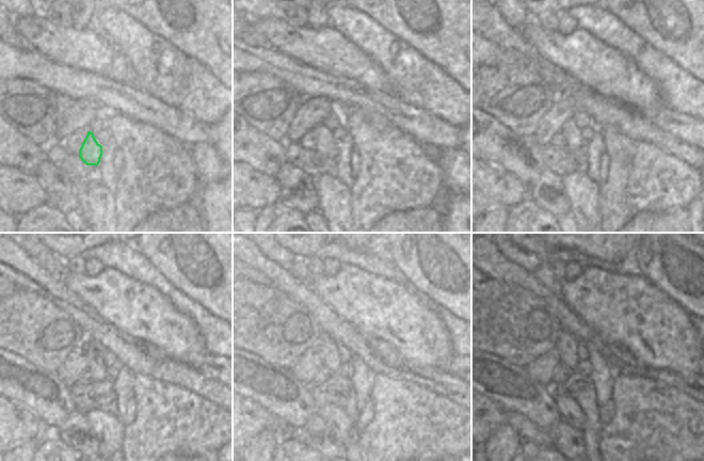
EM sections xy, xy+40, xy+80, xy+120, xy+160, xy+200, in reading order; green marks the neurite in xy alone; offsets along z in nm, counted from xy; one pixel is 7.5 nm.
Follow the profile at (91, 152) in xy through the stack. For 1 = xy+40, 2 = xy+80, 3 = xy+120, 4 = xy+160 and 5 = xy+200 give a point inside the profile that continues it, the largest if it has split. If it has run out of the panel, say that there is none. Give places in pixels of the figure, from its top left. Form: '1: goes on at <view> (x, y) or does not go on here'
1: goes on at xy+40 (326, 146)
2: goes on at xy+80 (571, 132)
3: goes on at xy+120 (96, 367)
4: goes on at xy+160 (332, 362)
5: goes on at xy+200 (566, 345)

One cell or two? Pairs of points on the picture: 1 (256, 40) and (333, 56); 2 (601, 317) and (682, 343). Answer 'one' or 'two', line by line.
1: two
2: one

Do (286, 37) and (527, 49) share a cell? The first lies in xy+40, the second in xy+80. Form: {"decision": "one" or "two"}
{"decision": "two"}

